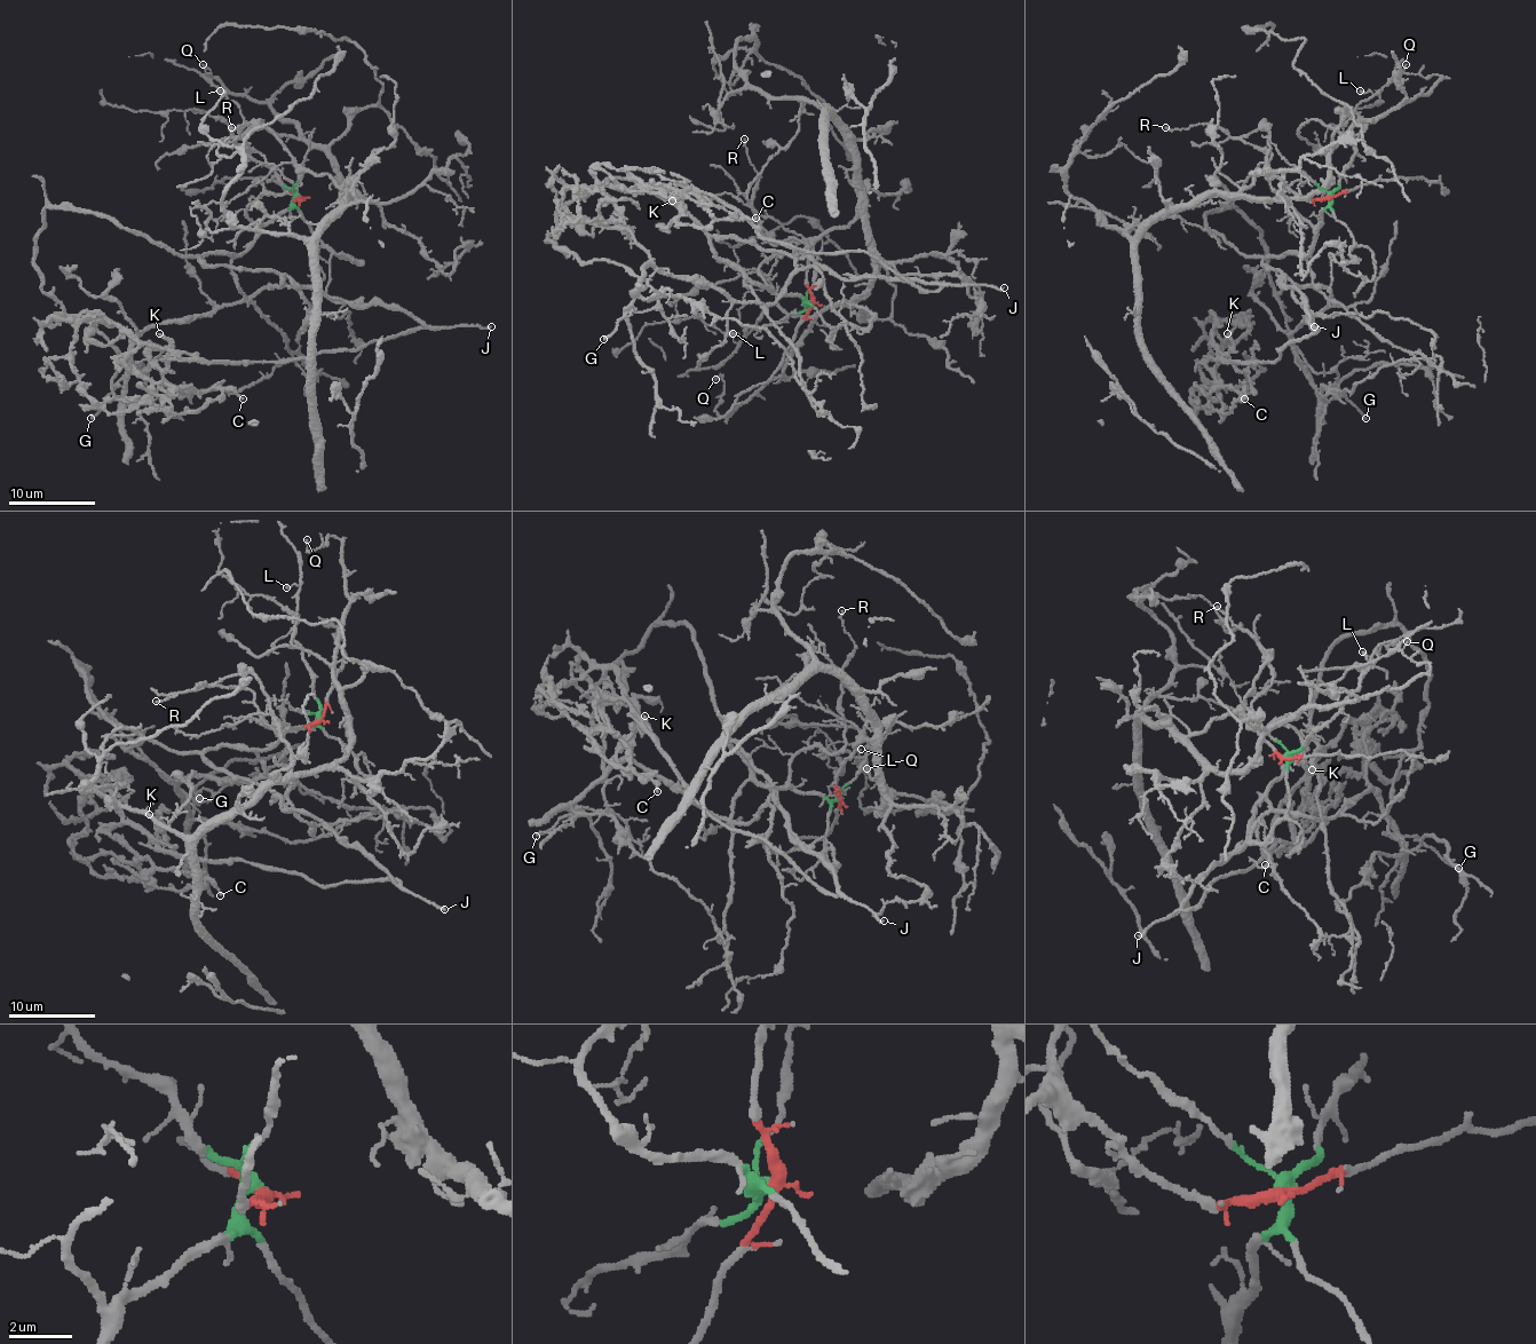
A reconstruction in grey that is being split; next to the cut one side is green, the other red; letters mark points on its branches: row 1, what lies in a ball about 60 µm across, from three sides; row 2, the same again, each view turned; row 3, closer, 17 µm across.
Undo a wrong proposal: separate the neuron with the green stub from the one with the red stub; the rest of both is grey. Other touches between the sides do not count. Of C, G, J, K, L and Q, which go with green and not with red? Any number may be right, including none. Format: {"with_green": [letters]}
{"with_green": ["C", "G", "J", "K"]}

